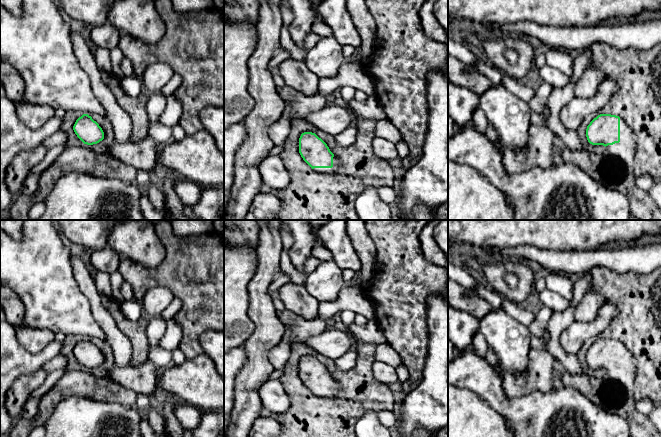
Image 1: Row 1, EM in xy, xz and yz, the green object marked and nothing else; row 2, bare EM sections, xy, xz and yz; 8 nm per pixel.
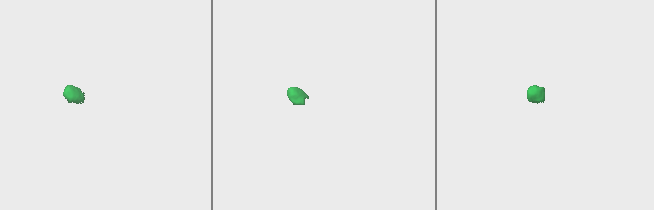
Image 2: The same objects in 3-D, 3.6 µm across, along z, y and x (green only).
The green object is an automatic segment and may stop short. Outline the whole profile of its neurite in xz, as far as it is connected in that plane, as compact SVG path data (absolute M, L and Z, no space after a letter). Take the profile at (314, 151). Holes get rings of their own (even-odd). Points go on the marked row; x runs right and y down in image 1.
M304 132L299 138L299 153L317 173L335 175L339 169L338 158L315 133Z

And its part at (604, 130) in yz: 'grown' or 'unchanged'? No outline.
grown

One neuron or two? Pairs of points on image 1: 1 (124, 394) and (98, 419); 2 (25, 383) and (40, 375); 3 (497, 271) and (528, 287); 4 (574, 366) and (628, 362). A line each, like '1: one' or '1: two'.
1: two
2: one
3: one
4: two

